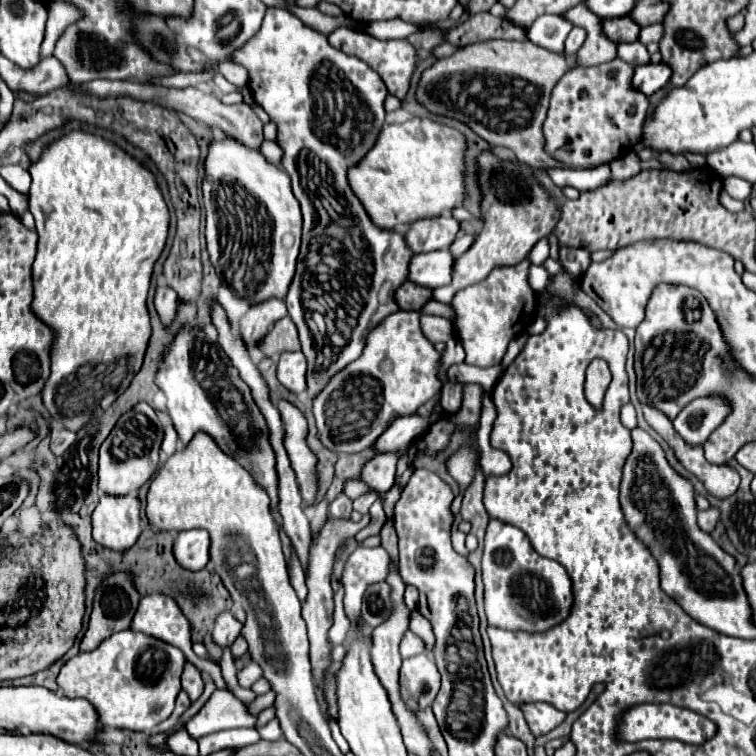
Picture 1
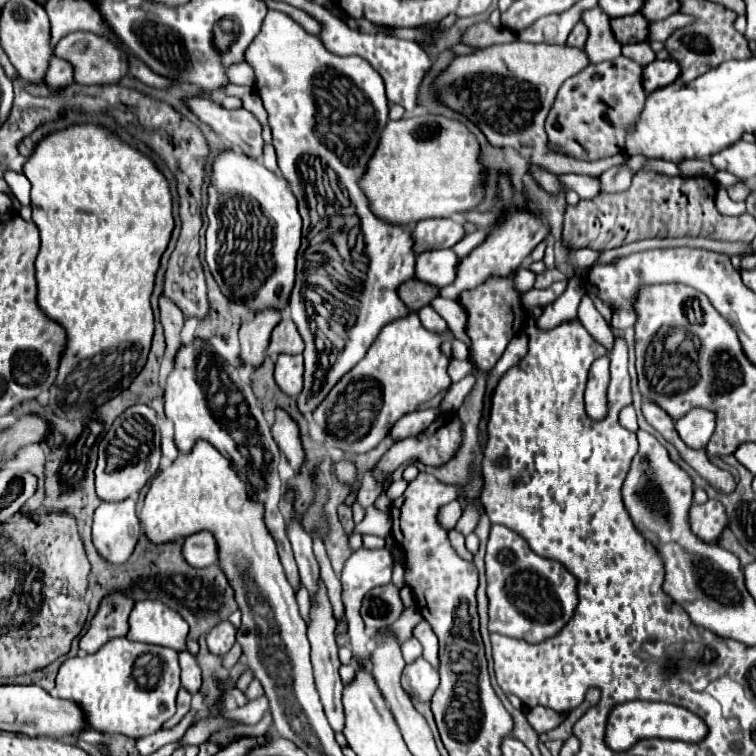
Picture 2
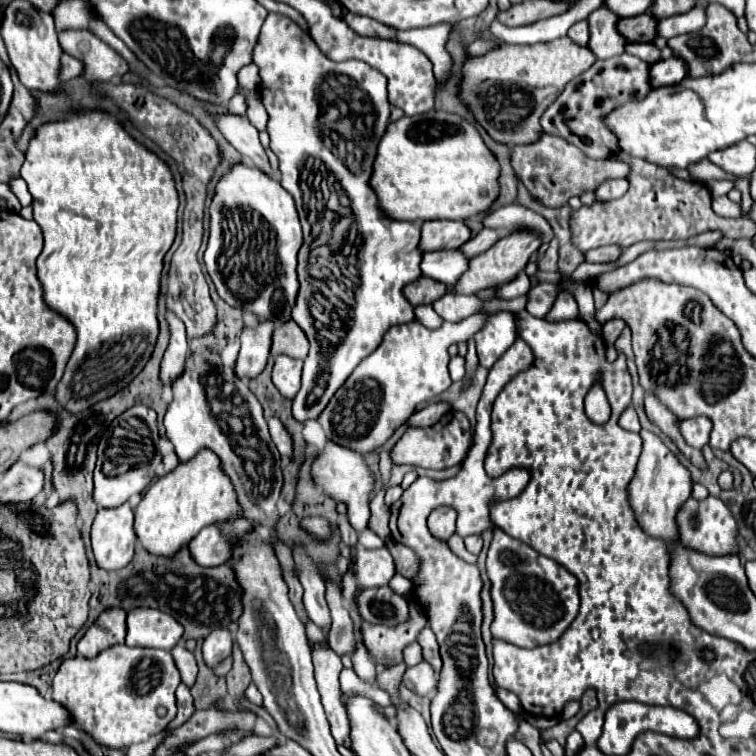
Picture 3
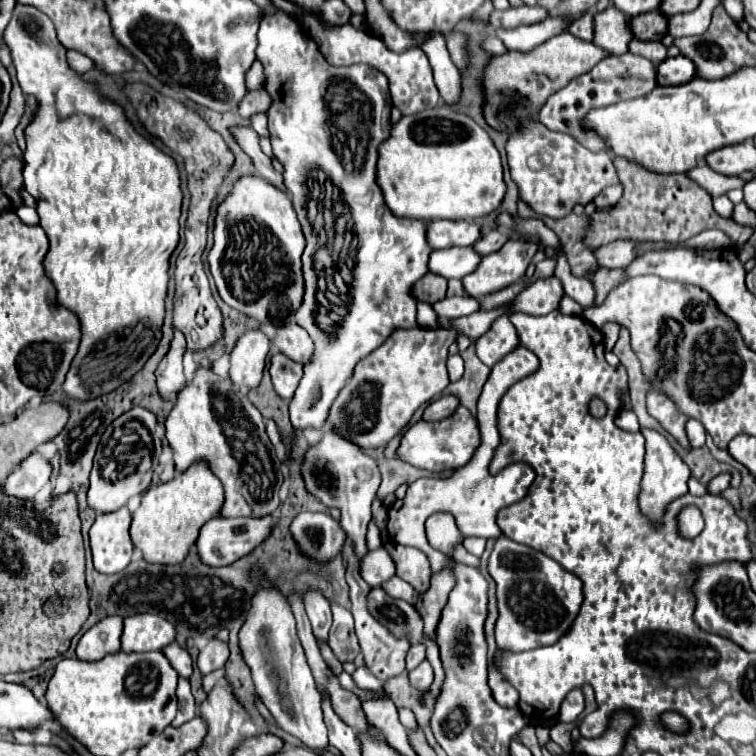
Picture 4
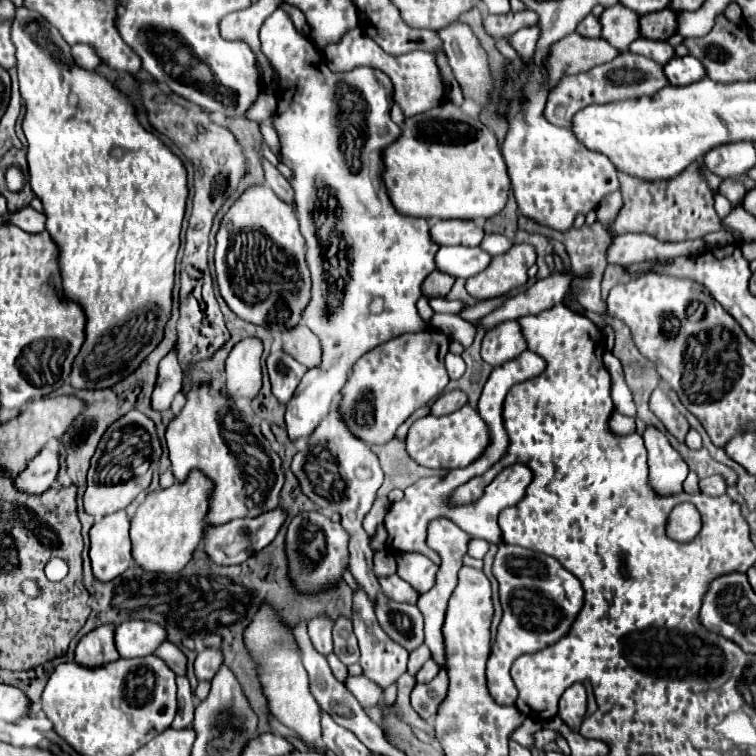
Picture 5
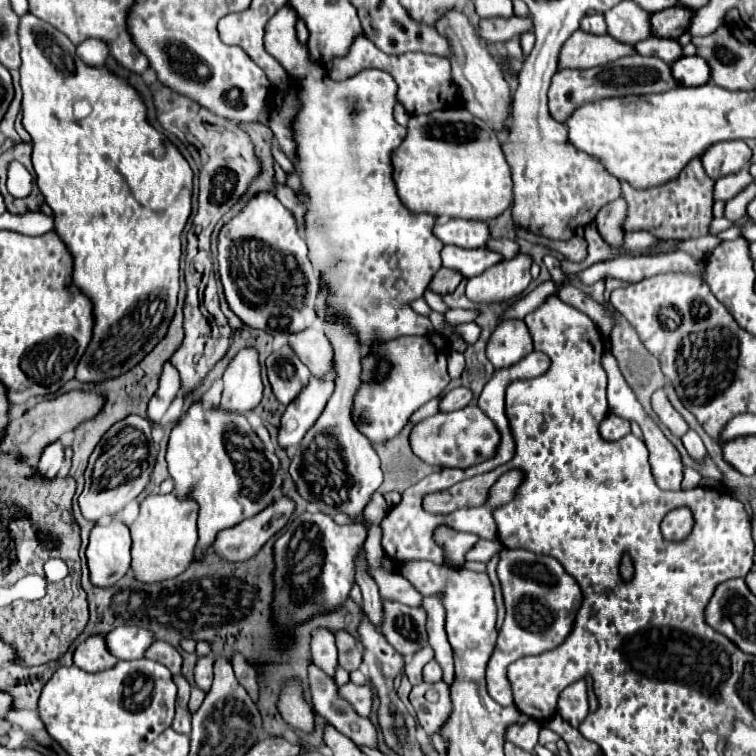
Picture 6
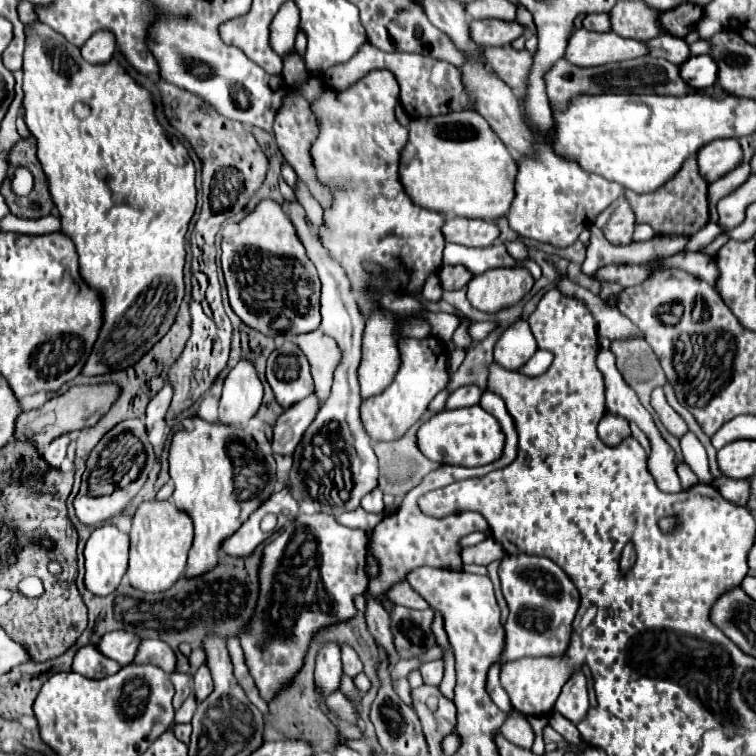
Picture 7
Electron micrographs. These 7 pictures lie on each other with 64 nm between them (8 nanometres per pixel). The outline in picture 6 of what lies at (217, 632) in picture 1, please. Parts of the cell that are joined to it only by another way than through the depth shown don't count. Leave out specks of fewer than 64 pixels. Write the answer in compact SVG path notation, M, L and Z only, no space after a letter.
M200 658L196 662L196 668L194 668L194 680L196 680L196 686L204 692L210 690L212 686L212 664L214 664L214 658Z

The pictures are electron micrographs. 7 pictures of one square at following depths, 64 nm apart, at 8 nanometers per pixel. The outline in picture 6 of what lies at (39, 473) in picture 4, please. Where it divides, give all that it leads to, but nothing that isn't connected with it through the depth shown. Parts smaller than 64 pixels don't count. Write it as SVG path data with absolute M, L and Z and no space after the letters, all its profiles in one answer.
M56 440L44 448L42 458L36 464L36 468L38 468L38 472L42 472L42 476L54 478L62 466L62 460L64 460L64 444L60 440Z

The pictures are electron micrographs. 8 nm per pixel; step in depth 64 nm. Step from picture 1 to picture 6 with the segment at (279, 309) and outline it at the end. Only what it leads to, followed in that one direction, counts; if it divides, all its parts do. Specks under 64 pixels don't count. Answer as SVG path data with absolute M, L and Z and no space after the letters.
M240 350L224 372L222 410L246 414L254 410L262 400L262 380L256 350Z

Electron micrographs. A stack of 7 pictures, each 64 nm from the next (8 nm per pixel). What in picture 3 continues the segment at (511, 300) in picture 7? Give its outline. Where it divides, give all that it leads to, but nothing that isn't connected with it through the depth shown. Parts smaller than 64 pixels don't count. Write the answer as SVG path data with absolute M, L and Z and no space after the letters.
M516 232L516 234L510 234L508 238L502 238L494 248L490 248L484 254L470 260L470 270L466 270L466 274L462 274L462 278L454 286L454 292L456 294L478 294L480 290L498 288L498 286L514 280L526 268L532 252L536 252L540 246L542 246L540 238L536 238L536 234L530 234L530 232Z

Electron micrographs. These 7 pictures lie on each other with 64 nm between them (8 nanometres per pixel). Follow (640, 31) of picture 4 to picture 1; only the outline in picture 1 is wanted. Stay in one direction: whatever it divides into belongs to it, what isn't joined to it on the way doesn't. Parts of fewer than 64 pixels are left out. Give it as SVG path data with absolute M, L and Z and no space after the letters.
M620 16L620 18L604 20L604 32L616 44L620 44L620 42L636 42L638 34L640 34L640 26L630 16Z

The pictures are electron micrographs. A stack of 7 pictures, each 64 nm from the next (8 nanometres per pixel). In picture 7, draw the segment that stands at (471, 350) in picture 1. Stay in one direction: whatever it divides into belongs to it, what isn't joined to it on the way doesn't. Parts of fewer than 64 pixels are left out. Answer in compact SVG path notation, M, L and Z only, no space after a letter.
M518 320L508 330L504 330L502 338L494 348L494 360L502 364L506 370L520 370L536 350L538 346L528 322Z

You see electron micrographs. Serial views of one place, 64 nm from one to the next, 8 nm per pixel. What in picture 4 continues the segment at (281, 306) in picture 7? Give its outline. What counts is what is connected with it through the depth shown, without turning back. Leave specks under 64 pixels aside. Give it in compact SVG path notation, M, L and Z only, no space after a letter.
M240 178L218 208L214 246L208 254L220 298L260 324L284 326L294 322L294 314L304 298L300 260L304 246L306 240L288 194L262 178Z

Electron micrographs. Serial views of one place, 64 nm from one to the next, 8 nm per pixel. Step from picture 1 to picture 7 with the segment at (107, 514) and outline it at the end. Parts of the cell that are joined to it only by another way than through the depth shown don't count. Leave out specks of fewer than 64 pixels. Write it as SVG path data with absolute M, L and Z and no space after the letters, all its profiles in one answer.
M114 524L96 528L84 548L86 572L84 586L94 596L108 596L114 592L126 574L128 534L118 532Z

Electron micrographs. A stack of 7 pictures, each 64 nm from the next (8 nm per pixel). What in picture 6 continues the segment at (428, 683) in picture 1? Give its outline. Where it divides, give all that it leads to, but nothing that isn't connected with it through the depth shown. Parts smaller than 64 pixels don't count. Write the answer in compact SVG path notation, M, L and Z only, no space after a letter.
M436 660L428 662L424 666L424 682L440 682L442 680L442 668L438 666Z

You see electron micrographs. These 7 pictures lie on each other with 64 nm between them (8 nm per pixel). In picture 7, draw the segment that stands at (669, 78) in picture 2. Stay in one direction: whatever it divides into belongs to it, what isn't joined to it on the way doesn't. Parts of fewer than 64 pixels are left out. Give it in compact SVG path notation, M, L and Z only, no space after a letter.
M710 54L688 58L680 66L680 70L682 70L682 78L686 78L686 82L696 90L706 90L714 86L718 80L718 64Z

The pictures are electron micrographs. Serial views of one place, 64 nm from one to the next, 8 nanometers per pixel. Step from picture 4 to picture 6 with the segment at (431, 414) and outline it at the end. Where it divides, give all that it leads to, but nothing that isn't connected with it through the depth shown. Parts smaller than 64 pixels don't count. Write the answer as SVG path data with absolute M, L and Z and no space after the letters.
M464 386L454 388L446 396L442 396L440 412L454 412L458 408L464 408L464 406L468 406L472 402L472 398L474 398L474 394L472 394L470 388L464 388Z

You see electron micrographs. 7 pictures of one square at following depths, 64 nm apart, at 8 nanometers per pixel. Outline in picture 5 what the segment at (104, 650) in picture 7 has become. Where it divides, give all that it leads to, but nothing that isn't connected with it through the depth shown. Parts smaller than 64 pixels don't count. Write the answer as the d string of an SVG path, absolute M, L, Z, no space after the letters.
M124 622L114 630L114 644L120 658L152 654L166 640L166 630L150 622Z

